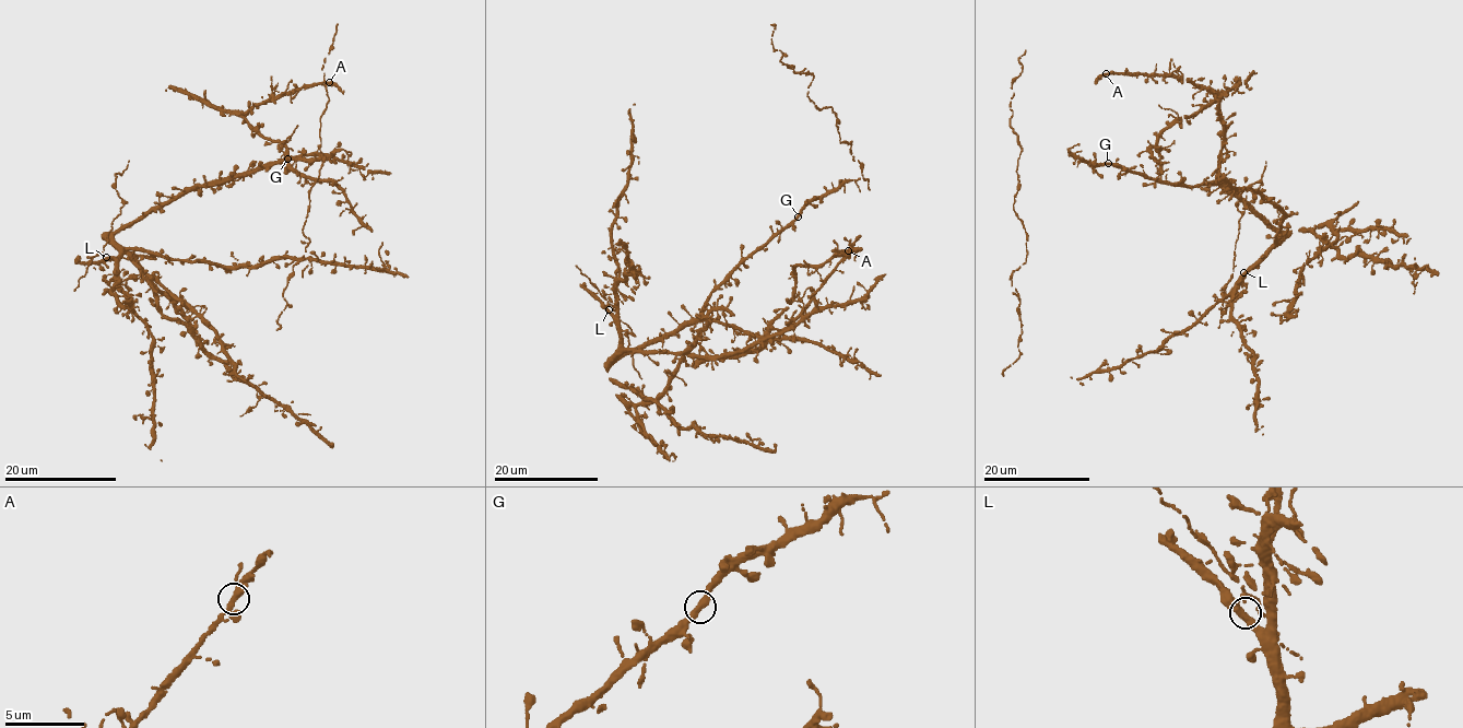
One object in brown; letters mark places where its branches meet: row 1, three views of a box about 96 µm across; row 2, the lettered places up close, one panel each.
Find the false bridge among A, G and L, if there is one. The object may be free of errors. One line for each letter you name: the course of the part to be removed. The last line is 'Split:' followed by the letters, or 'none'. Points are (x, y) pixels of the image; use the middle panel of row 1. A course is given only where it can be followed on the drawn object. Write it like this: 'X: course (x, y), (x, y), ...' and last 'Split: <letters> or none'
Split: none

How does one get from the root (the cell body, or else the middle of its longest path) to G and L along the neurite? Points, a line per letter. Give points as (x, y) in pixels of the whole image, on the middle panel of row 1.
G: (730, 276), (799, 215)
L: (730, 276), (715, 289), (696, 318), (615, 359), (618, 327), (609, 309)

